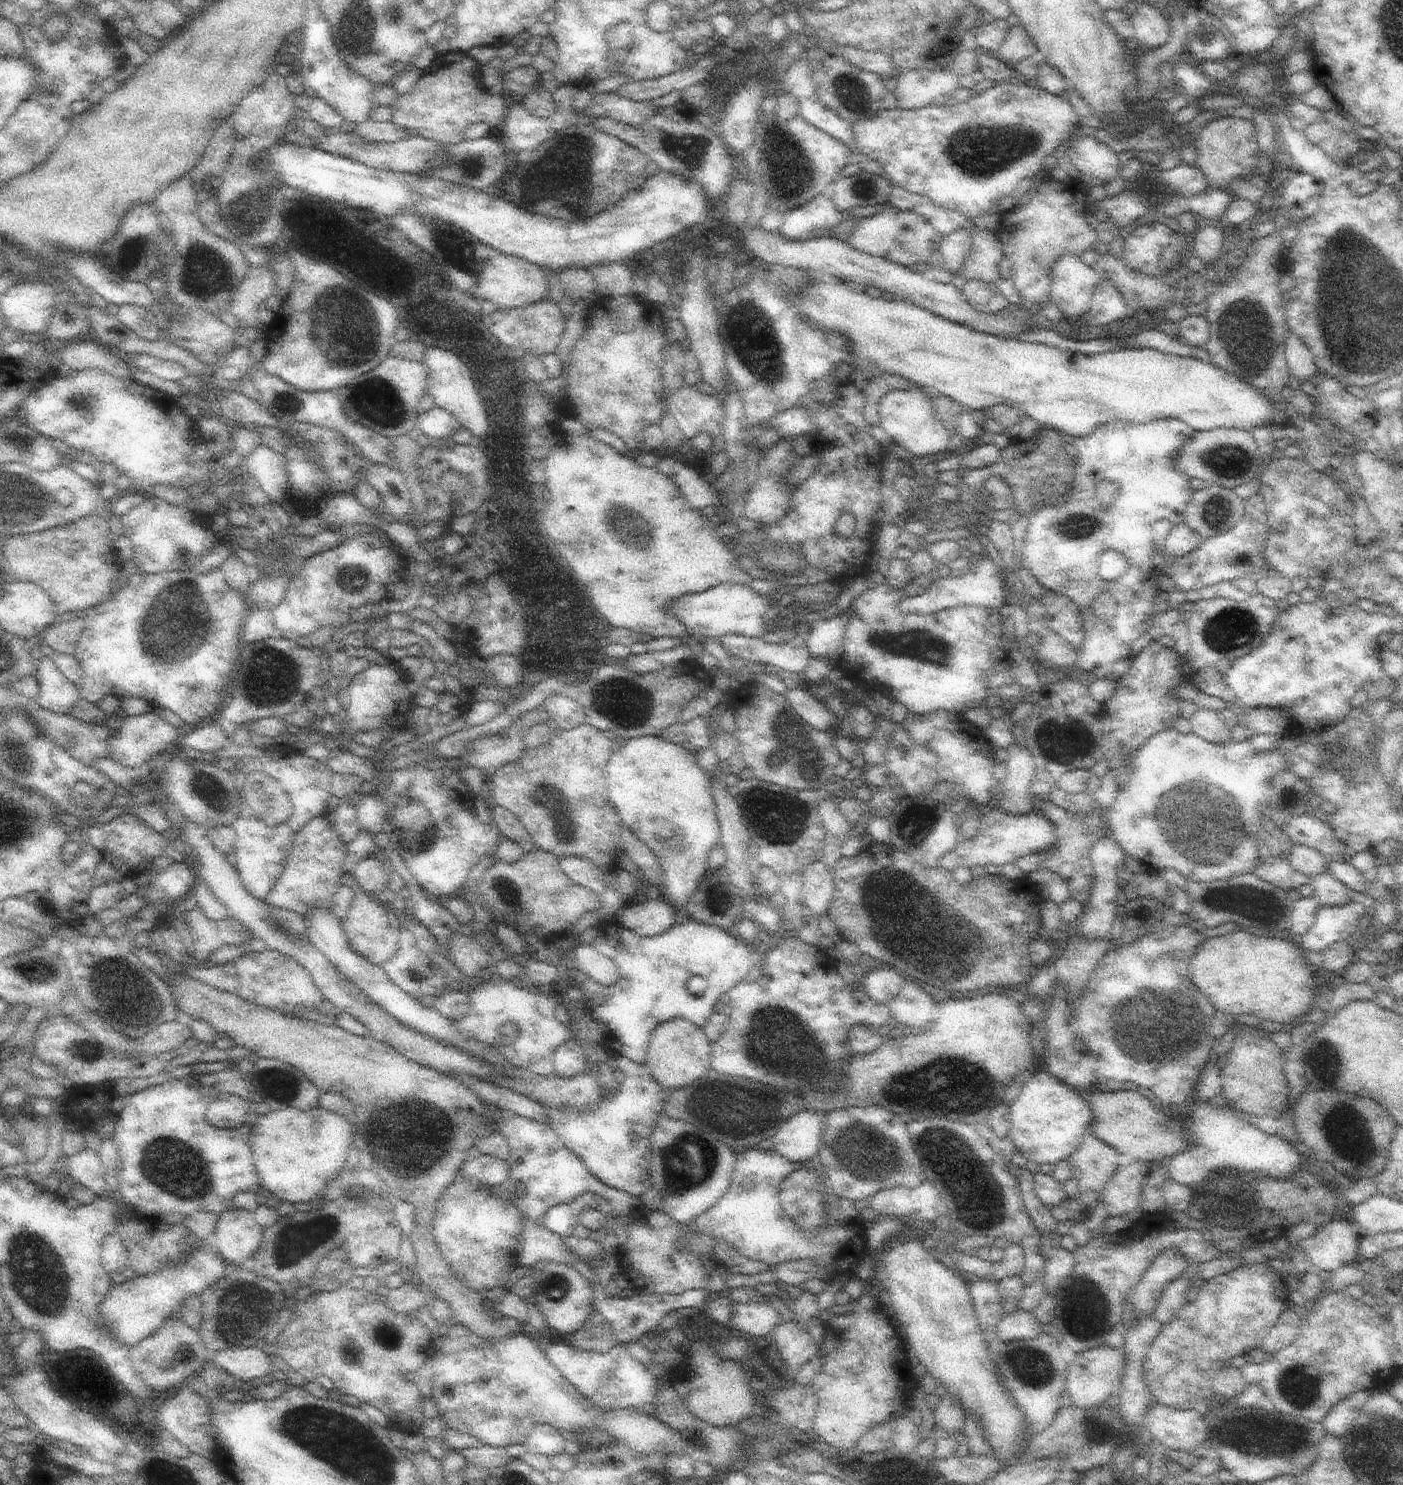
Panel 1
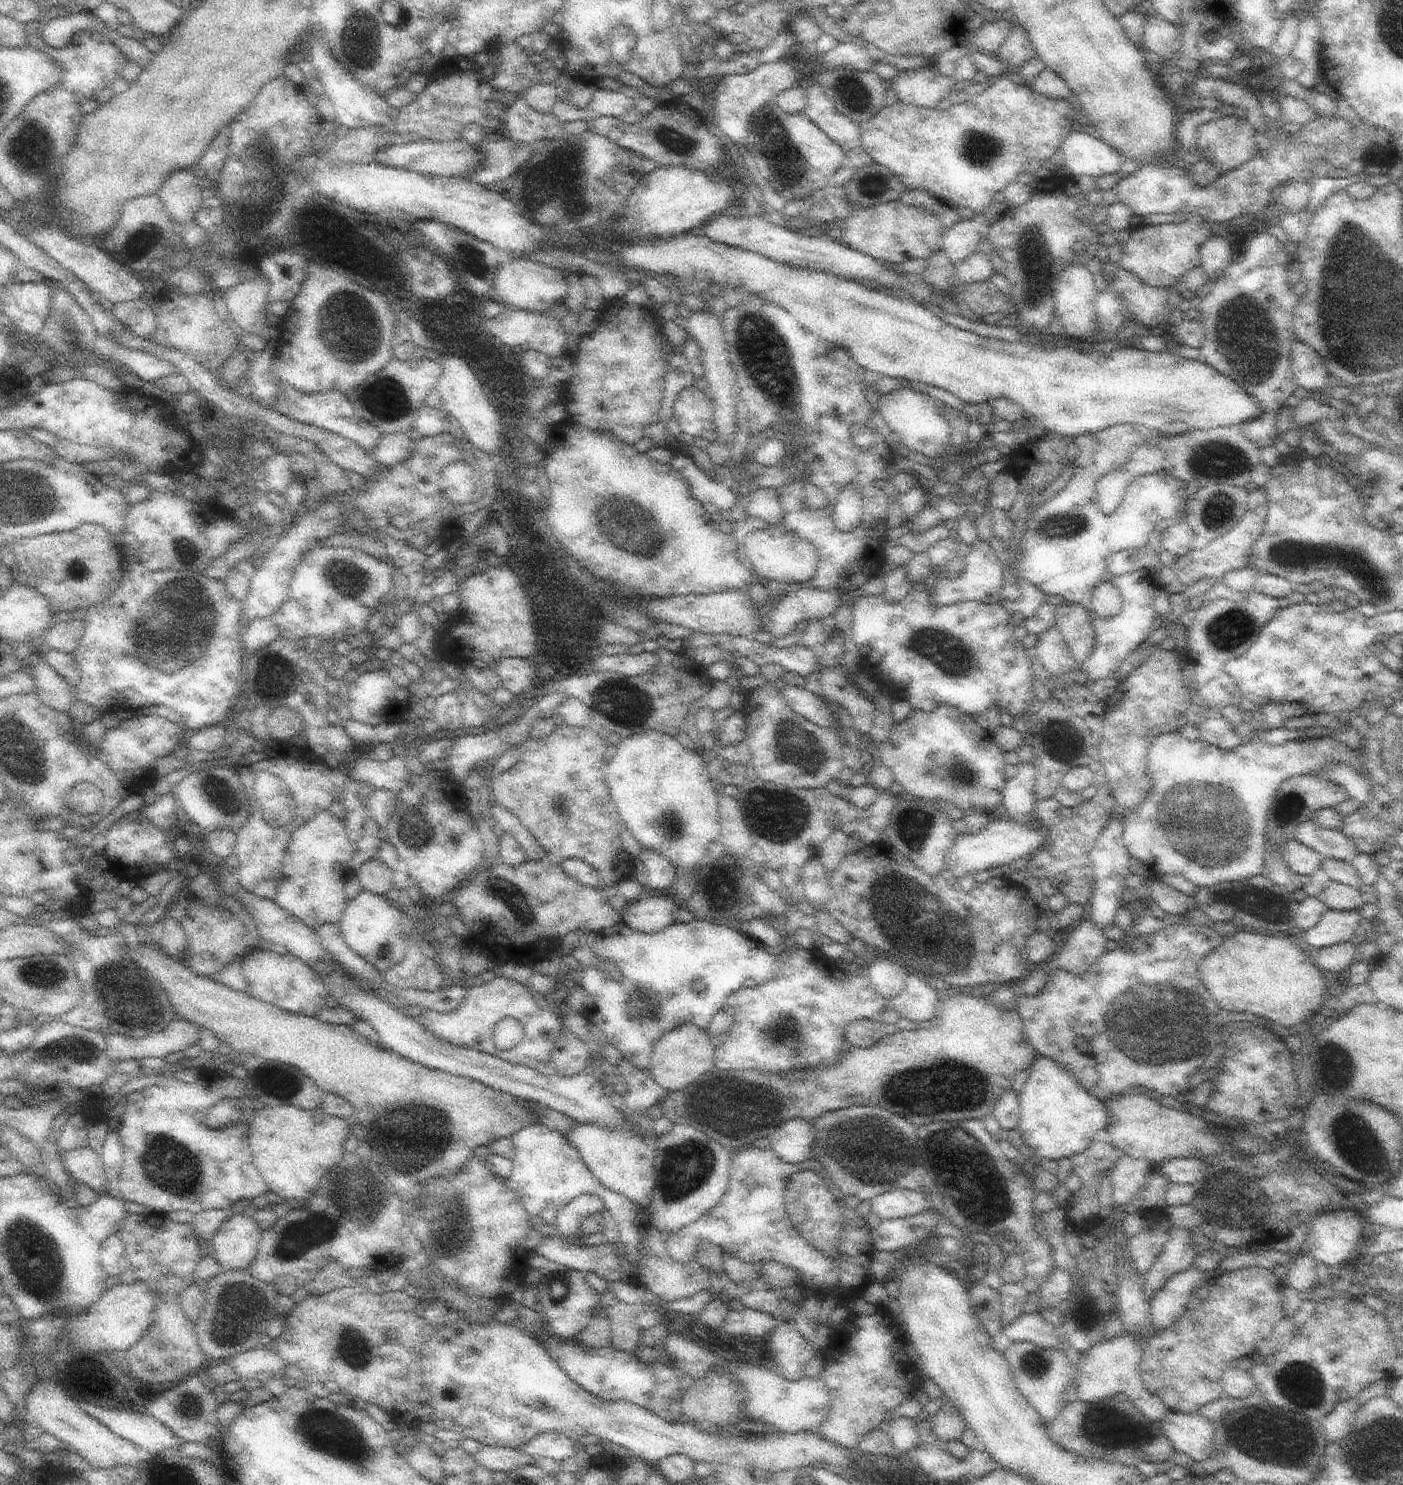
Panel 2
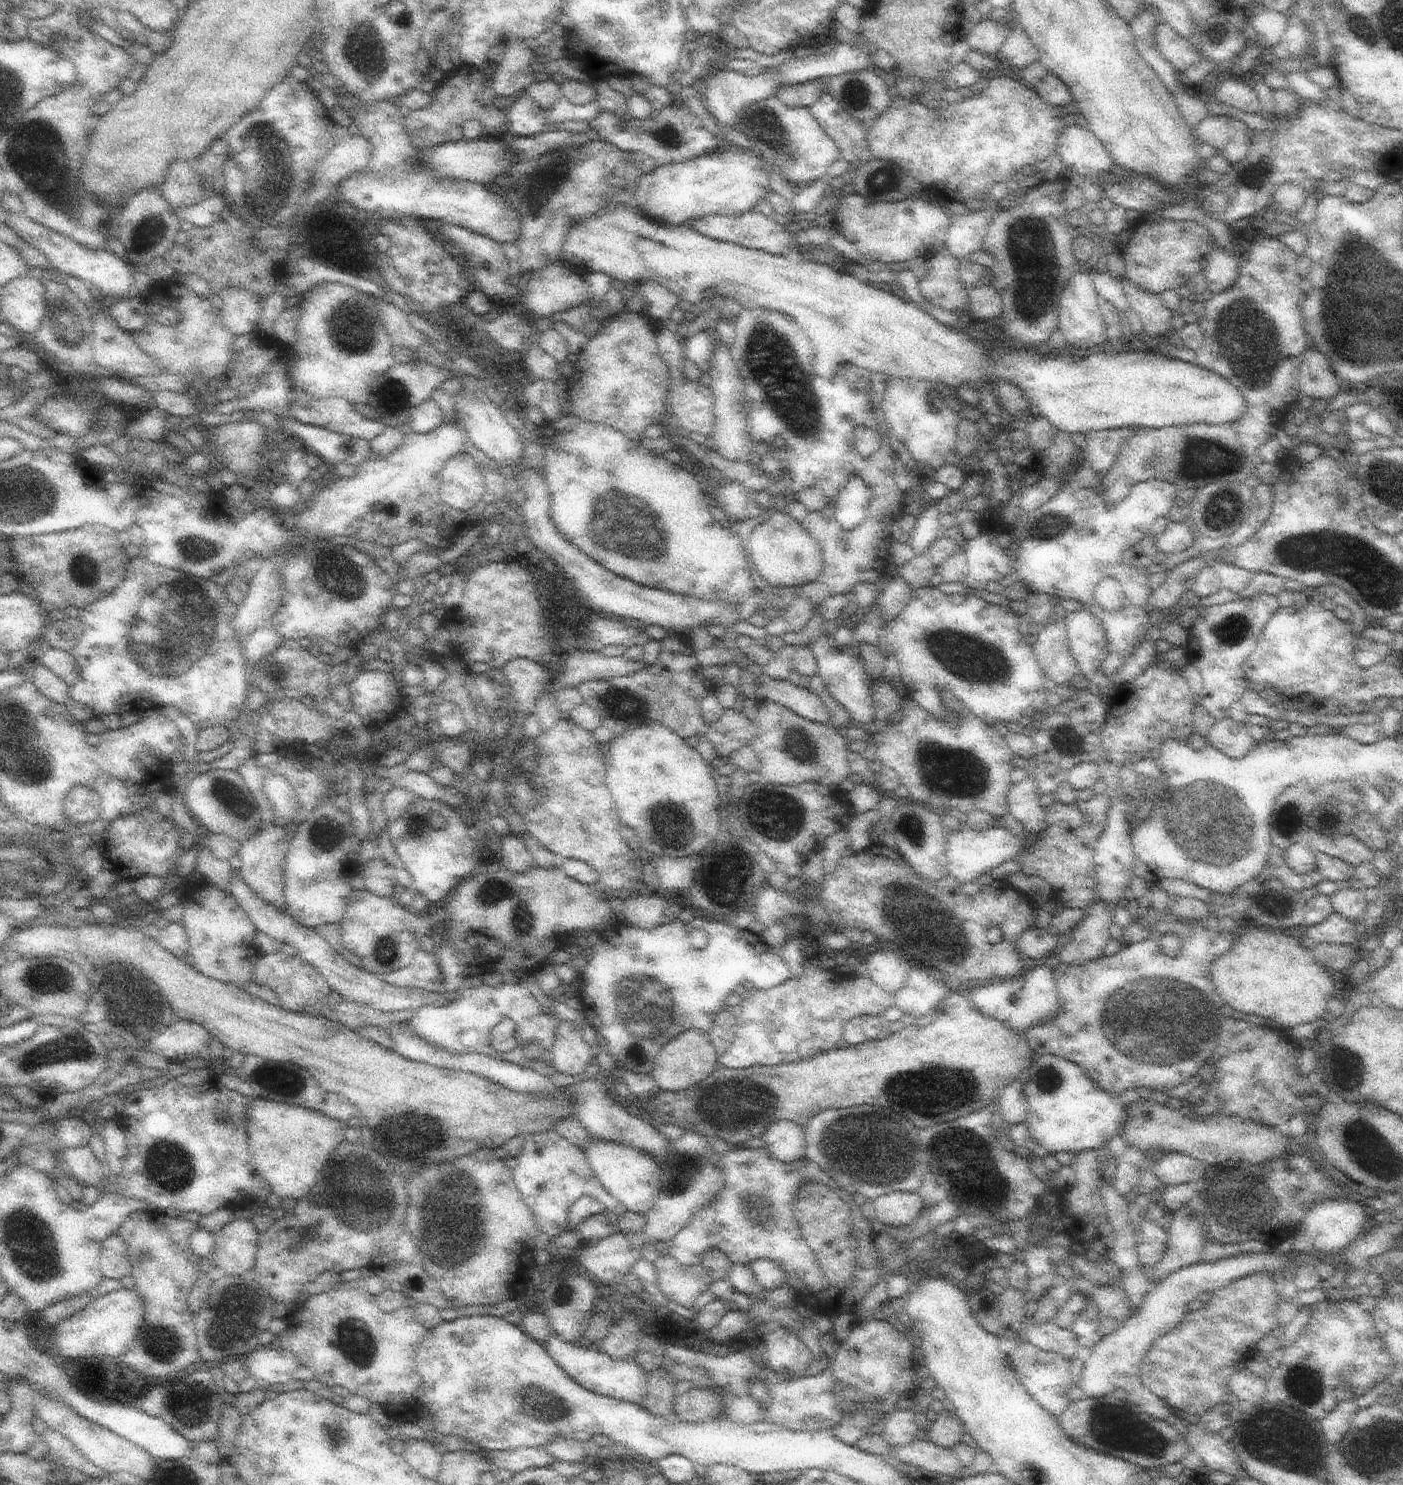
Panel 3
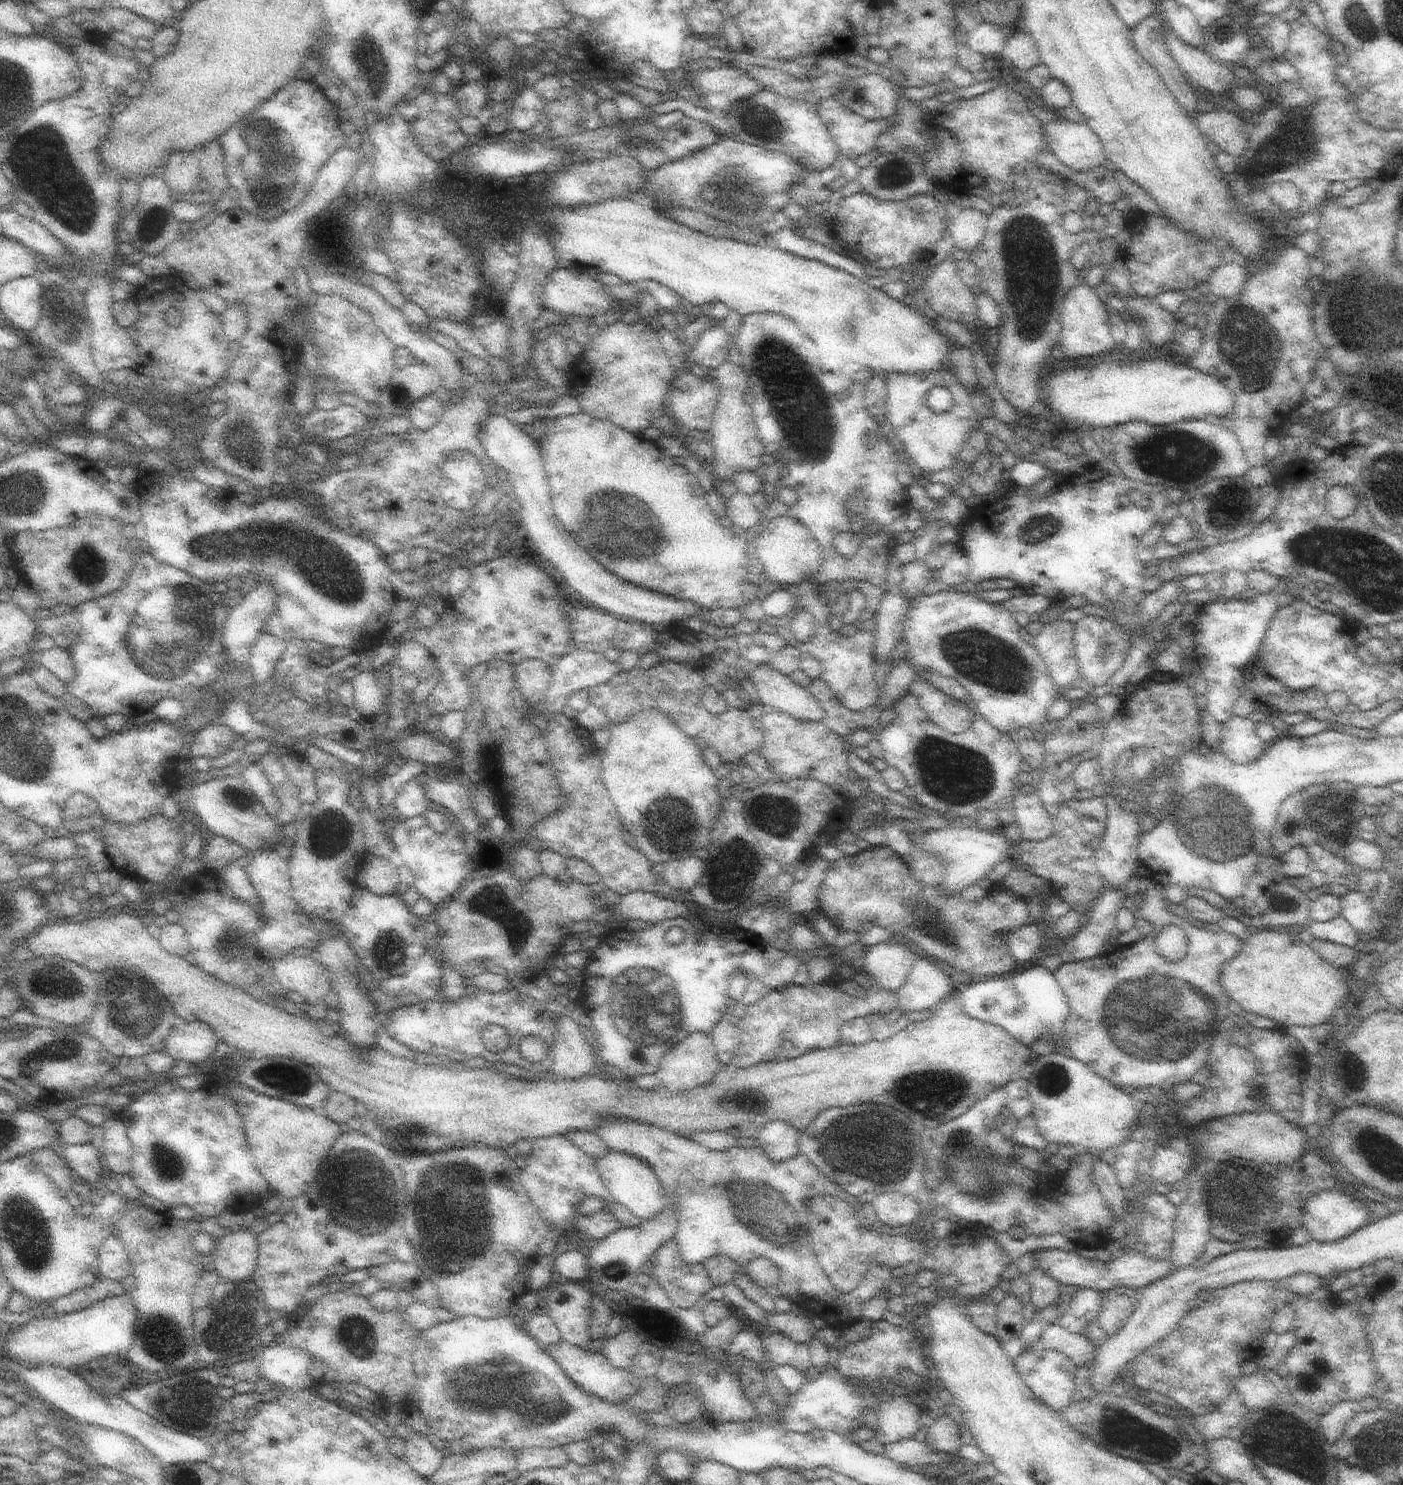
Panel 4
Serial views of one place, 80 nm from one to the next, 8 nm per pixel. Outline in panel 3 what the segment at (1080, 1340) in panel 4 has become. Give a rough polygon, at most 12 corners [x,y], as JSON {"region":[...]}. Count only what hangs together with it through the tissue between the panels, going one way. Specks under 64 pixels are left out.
{"region":[[1026,1320],[1018,1336],[1071,1362],[1082,1348],[1072,1329]]}

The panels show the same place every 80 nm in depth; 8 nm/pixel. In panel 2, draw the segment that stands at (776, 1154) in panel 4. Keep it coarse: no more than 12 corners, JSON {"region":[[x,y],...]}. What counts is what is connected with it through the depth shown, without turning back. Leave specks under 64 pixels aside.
{"region":[[791,1118],[769,1136],[787,1163],[812,1154],[813,1124]]}

